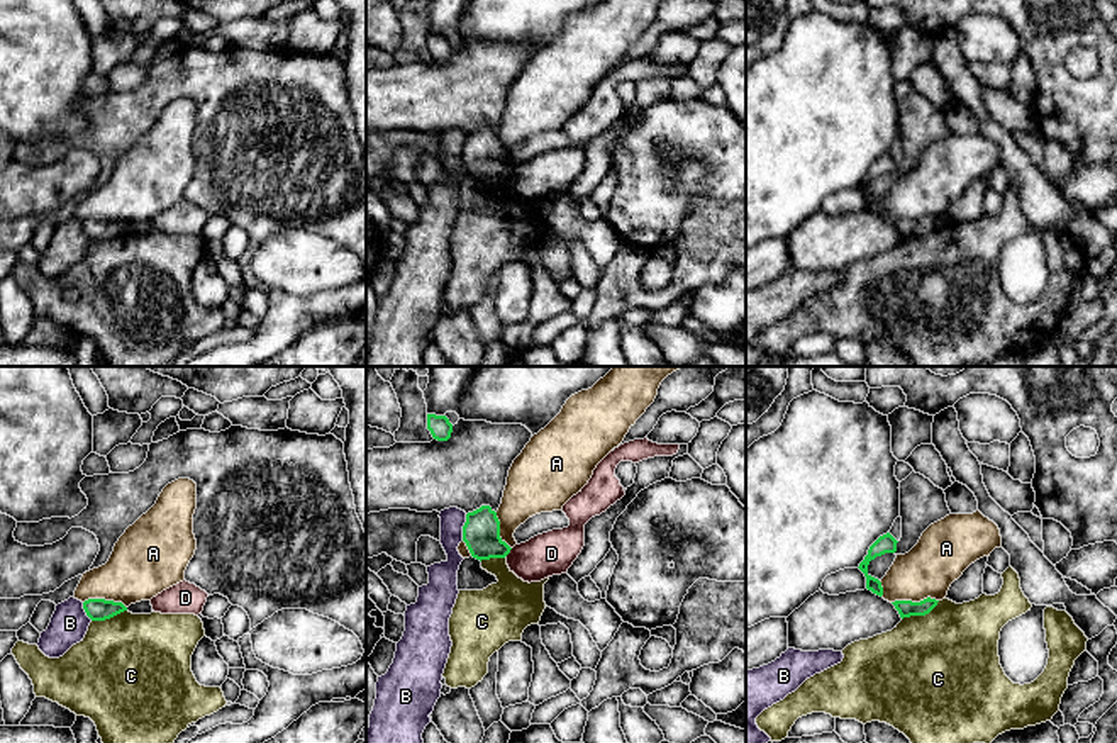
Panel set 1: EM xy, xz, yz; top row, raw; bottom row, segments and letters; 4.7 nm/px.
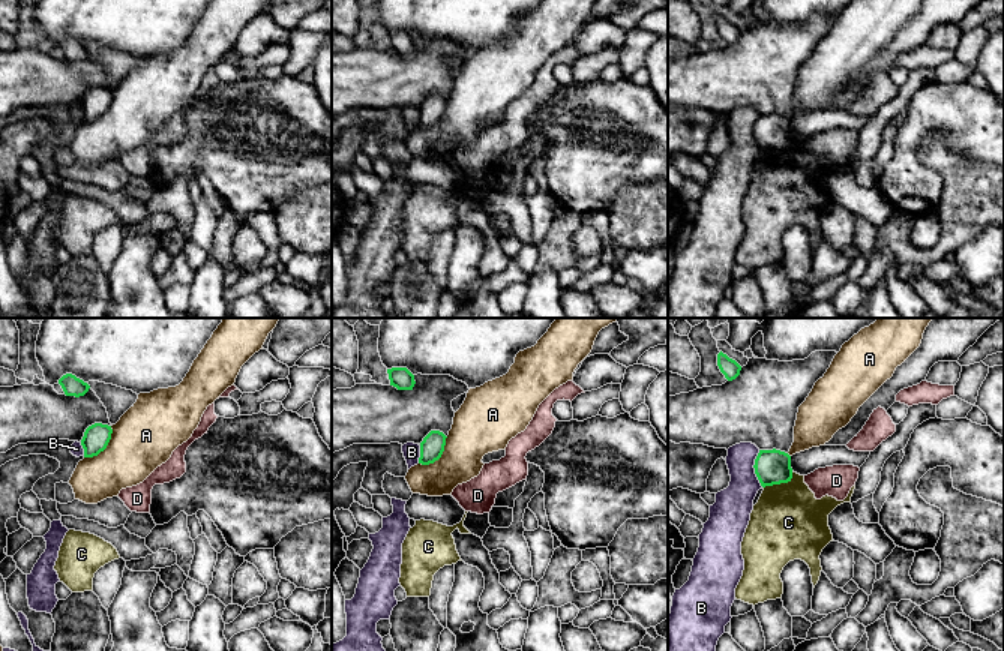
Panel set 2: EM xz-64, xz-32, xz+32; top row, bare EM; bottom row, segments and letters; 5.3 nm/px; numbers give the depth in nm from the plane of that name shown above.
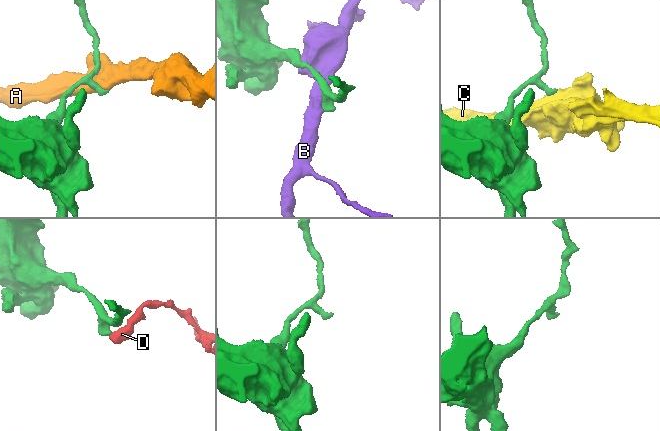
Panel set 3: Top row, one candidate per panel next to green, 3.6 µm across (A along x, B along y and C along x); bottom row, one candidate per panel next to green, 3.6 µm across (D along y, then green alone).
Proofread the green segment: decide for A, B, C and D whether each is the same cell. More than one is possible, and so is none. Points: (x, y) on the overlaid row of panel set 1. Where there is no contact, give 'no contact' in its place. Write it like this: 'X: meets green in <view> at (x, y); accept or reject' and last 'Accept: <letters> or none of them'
A: meets green in yz at (914, 603); reject
B: meets green in xz at (463, 528); reject
C: meets green in yz at (921, 614); reject
D: meets green in xz at (509, 552); reject
Accept: none of them

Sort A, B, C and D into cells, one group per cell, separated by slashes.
A / B / C / D

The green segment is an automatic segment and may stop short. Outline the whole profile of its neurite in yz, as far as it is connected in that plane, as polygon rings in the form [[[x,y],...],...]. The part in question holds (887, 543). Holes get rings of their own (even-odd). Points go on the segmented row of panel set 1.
[[[890,533],[880,536],[870,546],[868,555],[864,556],[864,560],[858,567],[866,577],[866,589],[871,590],[873,594],[880,595],[880,597],[883,595],[881,582],[868,573],[868,565],[876,556],[881,556],[885,553],[895,553],[897,551],[897,543],[898,541]]]

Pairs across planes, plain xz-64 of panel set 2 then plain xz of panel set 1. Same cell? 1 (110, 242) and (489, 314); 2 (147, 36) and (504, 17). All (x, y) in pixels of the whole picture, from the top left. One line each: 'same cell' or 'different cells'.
1: same cell
2: same cell

